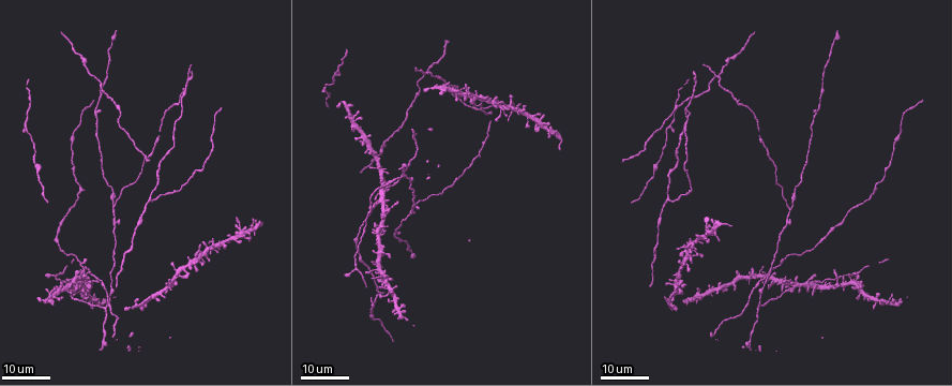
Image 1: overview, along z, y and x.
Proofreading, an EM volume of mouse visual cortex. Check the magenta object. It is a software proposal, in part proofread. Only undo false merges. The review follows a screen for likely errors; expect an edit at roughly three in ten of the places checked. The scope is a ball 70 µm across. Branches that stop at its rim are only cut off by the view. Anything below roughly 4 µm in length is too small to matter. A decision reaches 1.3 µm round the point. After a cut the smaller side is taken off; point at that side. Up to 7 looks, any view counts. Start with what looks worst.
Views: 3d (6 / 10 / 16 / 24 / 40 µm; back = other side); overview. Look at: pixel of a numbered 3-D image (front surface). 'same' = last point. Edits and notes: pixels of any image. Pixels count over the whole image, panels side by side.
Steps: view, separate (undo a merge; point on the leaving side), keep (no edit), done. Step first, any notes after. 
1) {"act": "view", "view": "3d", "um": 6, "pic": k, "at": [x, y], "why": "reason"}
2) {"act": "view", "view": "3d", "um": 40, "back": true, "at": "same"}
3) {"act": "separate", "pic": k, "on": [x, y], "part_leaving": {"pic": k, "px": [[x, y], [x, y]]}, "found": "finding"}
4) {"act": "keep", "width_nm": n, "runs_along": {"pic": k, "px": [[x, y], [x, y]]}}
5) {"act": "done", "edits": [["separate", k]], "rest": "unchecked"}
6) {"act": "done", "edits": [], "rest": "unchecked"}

{"act": "view", "view": "3d", "um": 16, "pic": 1, "at": [115, 208], "why": "three-way junction"}

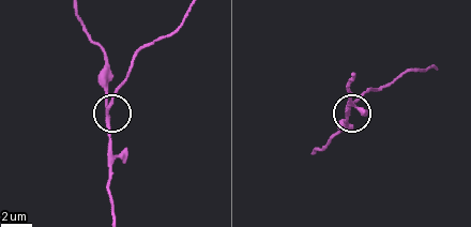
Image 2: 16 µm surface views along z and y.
{"act": "view", "view": "3d", "um": 6, "pic": 2, "at": [349, 115]}

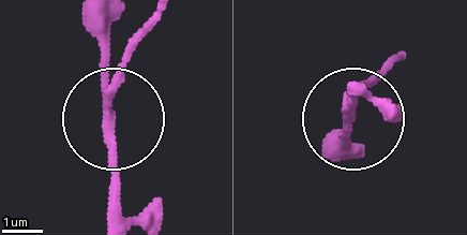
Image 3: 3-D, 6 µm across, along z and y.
{"act": "keep", "width_nm": 170, "runs_along": {"pic": 3, "px": [[159, 21], [111, 106], [111, 25]]}, "found": "all the same cell"}

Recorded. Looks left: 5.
{"act": "view", "view": "3d", "um": 24, "pic": 1, "at": [372, 209], "why": "a fork"}

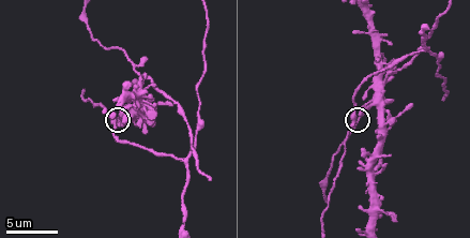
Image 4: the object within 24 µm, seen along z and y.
{"act": "view", "view": "3d", "um": 10, "pic": 4, "at": [352, 118]}

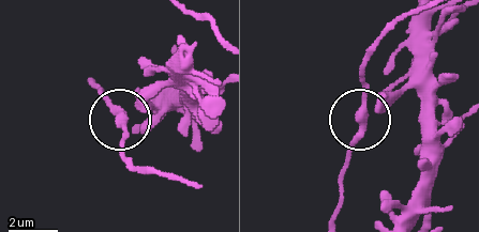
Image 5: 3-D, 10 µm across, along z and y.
{"act": "keep", "side_arm_um": 26, "runs_along": {"pic": 5, "px": [[401, 21], [367, 64], [364, 107], [342, 166]]}, "found": "continuous, no second cell"}

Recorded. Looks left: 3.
{"act": "view", "view": "3d", "um": 10, "pic": 4, "at": [187, 163], "why": "three arms meet"}

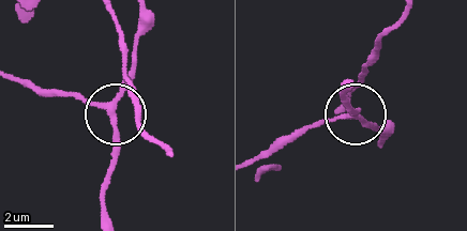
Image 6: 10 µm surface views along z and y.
{"act": "view", "view": "3d", "um": 6, "pic": 6, "at": [109, 109]}

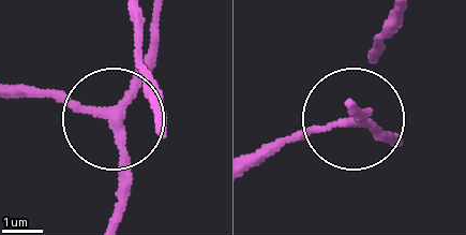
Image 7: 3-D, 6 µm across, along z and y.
{"act": "keep", "arms": 3, "found": "all the same cell"}

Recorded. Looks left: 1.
{"act": "done", "edits": [], "rest": "unchecked"}

